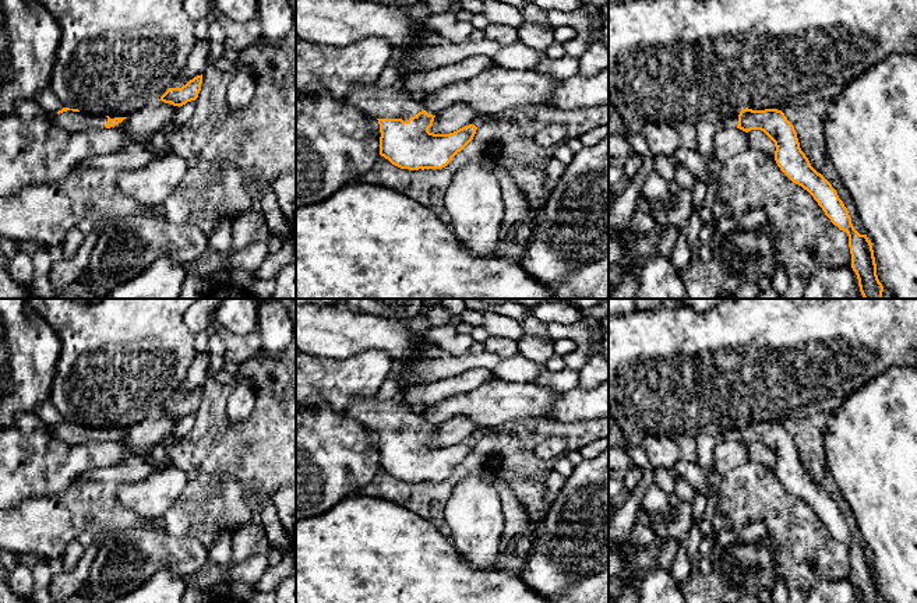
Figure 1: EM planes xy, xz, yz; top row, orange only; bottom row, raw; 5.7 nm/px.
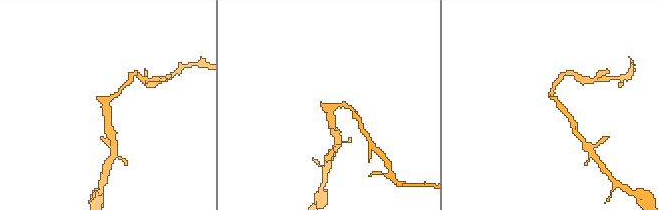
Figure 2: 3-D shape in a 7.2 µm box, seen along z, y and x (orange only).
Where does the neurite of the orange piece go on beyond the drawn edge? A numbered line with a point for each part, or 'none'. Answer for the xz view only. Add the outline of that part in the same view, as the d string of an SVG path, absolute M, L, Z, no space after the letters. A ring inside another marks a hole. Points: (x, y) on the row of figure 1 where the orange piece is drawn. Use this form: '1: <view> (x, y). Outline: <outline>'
1: xz (394, 102). Outline: M375 82L355 85L346 102L375 119L402 119L408 121L424 110L420 102L402 84L380 88Z

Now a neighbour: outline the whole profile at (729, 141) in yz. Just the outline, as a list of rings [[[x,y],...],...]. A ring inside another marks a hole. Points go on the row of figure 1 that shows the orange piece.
[[[717,127],[712,138],[712,155],[722,163],[750,149],[747,133],[737,127]]]

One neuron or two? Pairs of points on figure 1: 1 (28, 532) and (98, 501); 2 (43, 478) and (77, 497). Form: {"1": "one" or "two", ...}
{"1": "one", "2": "two"}

